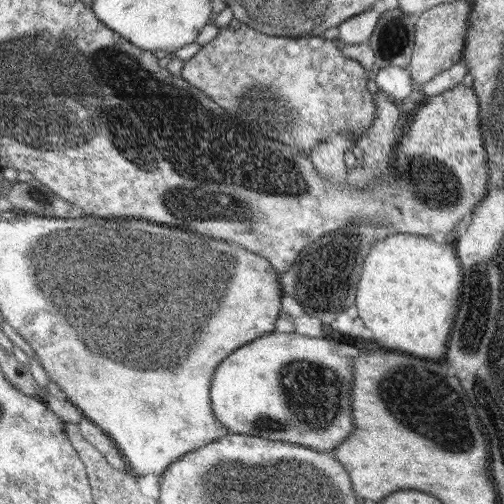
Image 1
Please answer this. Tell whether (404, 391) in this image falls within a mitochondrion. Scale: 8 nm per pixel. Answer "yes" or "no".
yes

